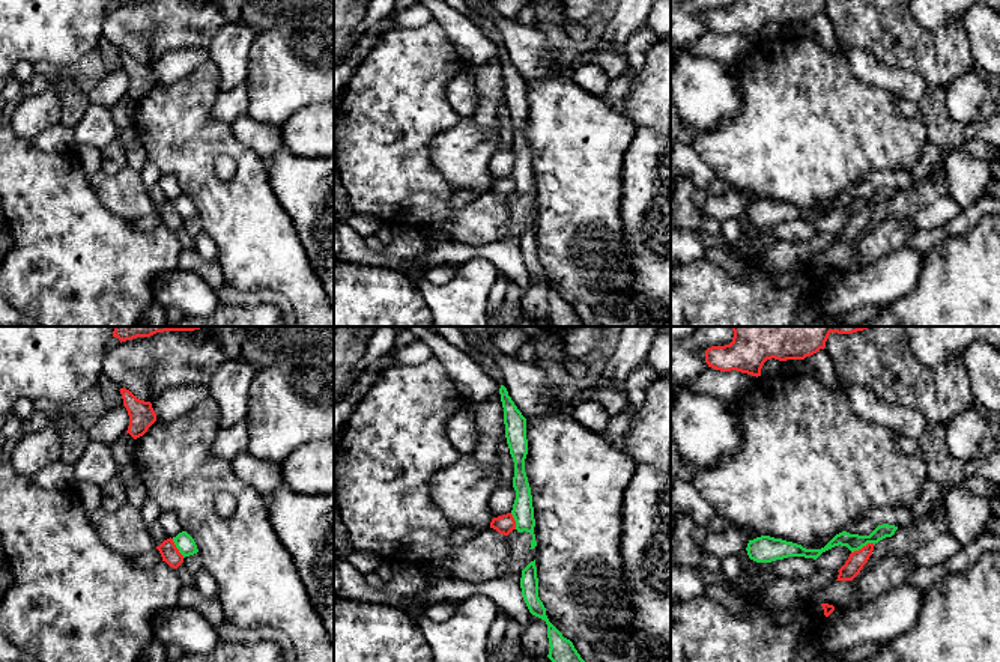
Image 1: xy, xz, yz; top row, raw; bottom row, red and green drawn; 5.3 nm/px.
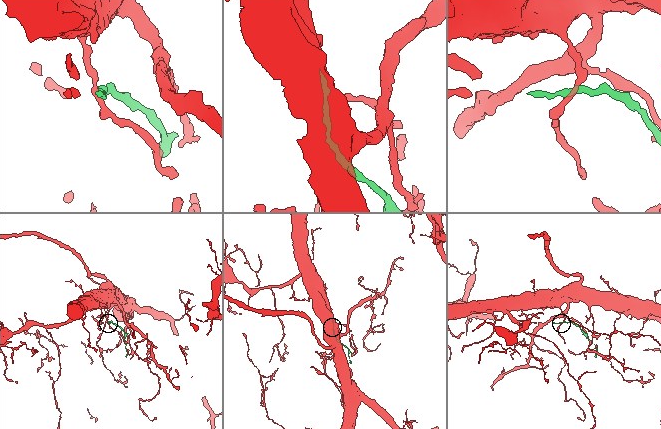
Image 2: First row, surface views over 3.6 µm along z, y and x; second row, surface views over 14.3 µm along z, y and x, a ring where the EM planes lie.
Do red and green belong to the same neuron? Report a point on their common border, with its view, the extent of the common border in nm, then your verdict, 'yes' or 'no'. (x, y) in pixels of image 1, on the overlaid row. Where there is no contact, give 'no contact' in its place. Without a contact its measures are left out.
meets red in yz at (863, 546); contact 140 nm long; yes

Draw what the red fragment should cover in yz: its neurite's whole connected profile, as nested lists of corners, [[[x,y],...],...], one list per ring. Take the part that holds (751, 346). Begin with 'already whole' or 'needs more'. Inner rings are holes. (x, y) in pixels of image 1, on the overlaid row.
already whole | [[[732,326],[729,345],[705,351],[708,367],[761,376],[767,360],[805,360],[826,348],[832,333],[853,334],[871,326]]]

